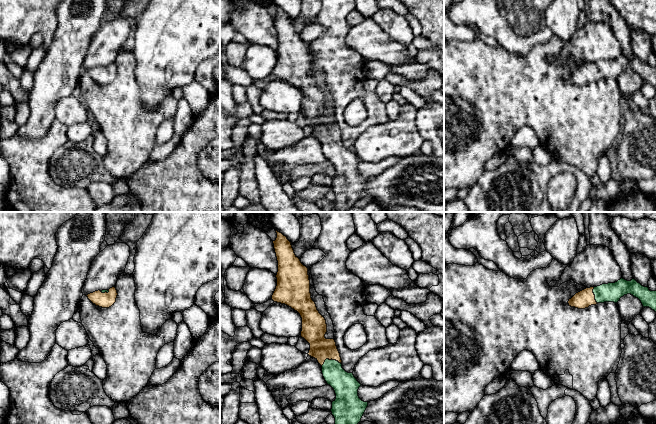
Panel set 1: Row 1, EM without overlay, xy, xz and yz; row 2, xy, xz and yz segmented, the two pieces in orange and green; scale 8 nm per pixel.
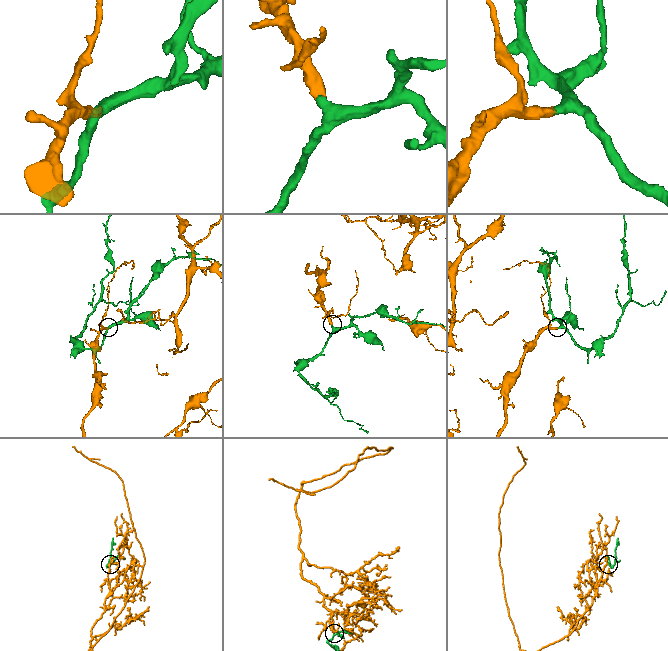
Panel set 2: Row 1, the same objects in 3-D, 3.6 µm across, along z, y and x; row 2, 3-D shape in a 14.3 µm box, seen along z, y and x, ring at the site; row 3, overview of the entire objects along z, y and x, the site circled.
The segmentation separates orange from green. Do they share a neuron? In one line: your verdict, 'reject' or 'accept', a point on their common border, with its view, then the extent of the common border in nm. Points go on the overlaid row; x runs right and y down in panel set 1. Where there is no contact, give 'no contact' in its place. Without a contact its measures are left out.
accept; contact xz (330, 359); length 160 nm

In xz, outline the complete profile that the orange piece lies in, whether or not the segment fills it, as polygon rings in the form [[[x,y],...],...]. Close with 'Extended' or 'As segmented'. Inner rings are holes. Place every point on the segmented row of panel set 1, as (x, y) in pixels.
[[[278,232],[273,241],[278,261],[277,286],[272,300],[297,311],[302,318],[301,337],[310,344],[308,355],[322,366],[322,374],[336,394],[332,402],[335,424],[358,424],[368,406],[358,396],[361,384],[342,368],[334,339],[326,339],[327,324],[311,298],[308,268],[295,255],[291,242]]]. Extended

